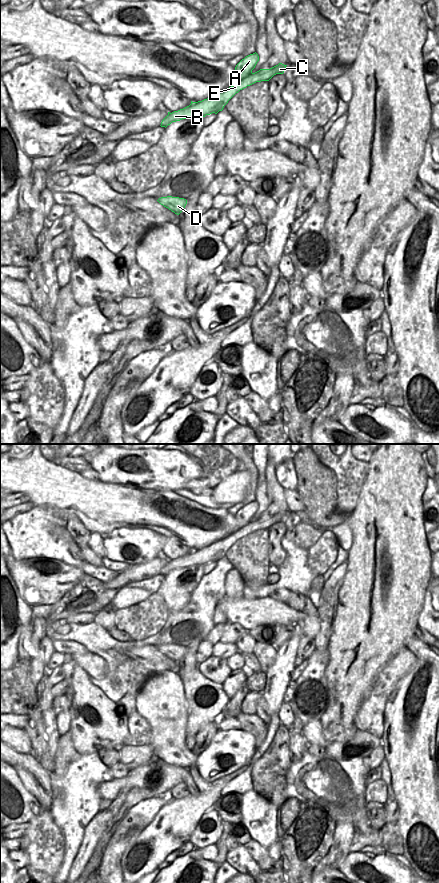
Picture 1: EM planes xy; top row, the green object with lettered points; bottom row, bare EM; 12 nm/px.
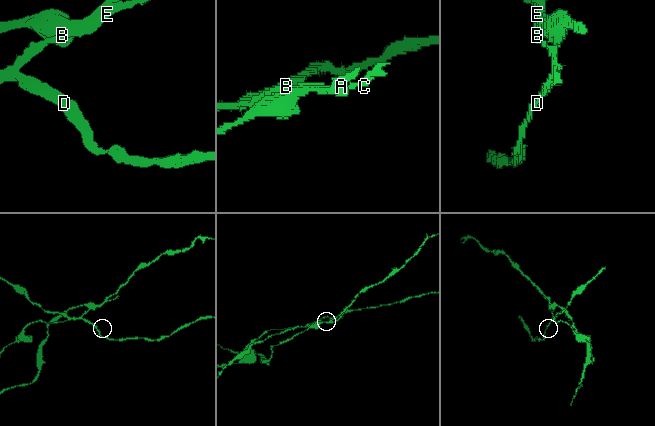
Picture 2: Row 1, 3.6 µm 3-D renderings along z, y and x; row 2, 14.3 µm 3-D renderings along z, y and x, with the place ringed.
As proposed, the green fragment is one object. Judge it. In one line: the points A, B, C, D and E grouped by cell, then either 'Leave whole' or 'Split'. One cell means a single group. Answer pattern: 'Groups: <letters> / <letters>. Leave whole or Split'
Groups: A / B C D E. Split.

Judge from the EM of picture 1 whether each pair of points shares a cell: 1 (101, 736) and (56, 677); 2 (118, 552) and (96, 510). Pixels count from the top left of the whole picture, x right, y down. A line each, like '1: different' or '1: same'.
1: different
2: different

